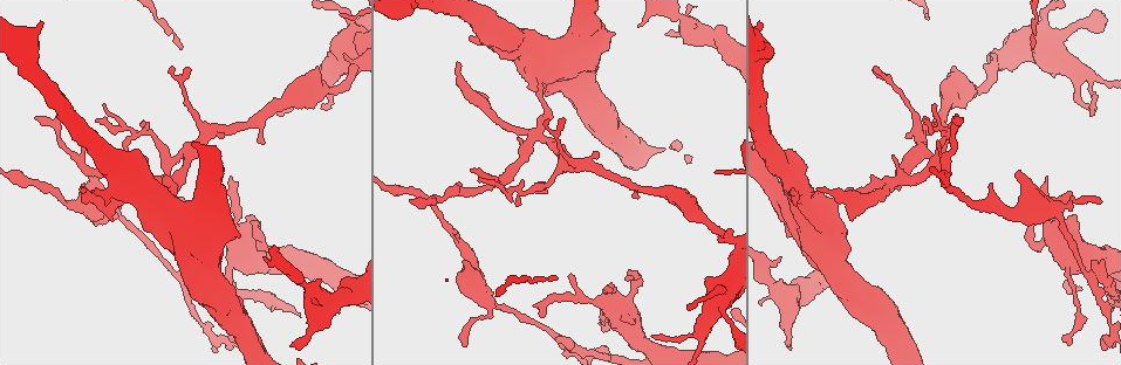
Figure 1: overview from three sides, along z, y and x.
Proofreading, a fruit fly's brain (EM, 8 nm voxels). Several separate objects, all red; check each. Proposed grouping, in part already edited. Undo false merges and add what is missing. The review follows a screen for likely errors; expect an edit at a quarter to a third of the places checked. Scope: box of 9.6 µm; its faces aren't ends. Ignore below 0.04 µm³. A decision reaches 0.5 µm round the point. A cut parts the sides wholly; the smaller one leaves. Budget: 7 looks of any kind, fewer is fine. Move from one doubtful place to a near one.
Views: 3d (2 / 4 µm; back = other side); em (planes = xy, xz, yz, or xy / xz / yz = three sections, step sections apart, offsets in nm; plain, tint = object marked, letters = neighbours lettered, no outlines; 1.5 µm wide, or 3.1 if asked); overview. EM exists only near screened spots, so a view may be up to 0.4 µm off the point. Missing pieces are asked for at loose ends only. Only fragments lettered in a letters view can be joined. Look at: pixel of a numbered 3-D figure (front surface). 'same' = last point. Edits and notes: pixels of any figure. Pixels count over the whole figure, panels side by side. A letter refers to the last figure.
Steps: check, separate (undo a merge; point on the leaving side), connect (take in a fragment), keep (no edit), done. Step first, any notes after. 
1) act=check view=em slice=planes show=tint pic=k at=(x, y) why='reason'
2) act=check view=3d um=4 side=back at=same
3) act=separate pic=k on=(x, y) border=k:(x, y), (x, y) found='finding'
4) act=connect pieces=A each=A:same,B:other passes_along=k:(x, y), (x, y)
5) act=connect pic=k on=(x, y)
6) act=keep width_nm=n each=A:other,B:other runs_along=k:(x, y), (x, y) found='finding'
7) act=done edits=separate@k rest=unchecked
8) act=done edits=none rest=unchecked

act=check view=3d um=4 pic=1 at=(1016, 172) why='an open end'

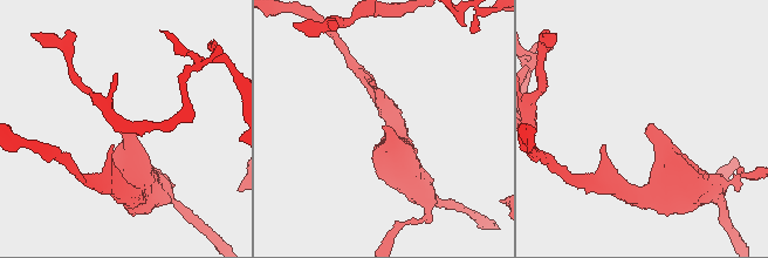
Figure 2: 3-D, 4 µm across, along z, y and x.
act=check view=em slice=xz step=8 show=tint pic=2 at=(385, 125) why='now the EM'

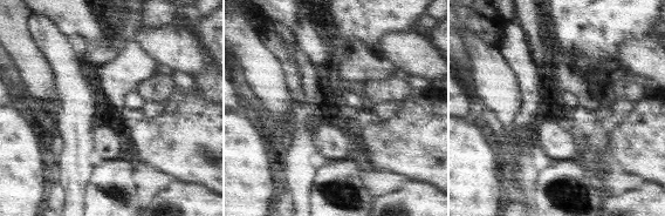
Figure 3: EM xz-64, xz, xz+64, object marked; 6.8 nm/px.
act=check view=em slice=planes show=letters at=same why='cut it another way'

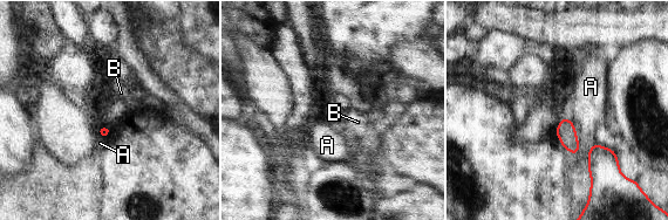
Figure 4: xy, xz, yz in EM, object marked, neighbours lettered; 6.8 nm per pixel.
act=keep each=A:other,B:other border=4:(595, 143), (588, 151), (584, 207) found='no lettered fragment goes on from it'

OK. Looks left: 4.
act=check view=em slice=planes show=letters pic=1 at=(545, 314) why='branch stops here'

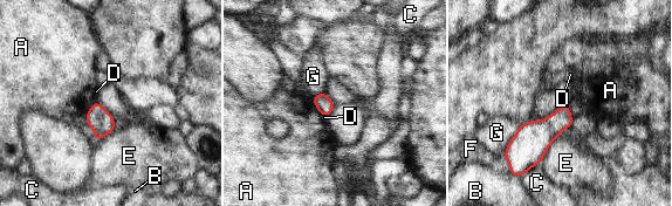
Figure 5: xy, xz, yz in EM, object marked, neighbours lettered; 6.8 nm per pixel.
act=keep width_nm=110 each=A:other,B:other,C:other,D:other,E:other,F:other,G:other border=5:(561, 134), (552, 142), (540, 162) found='no lettered fragment goes on from it'

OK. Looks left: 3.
act=check view=em slice=planes show=letters pic=1 at=(142, 126) why='branch stops here'

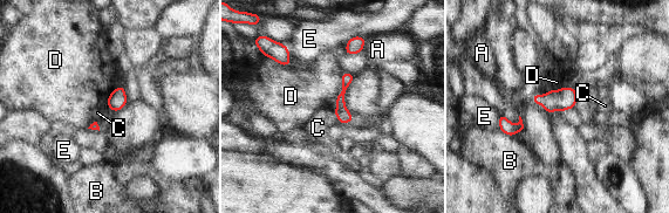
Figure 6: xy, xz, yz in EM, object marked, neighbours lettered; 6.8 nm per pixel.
act=separate pic=6 on=(520, 126) width_nm=100 longest_contact=D:220nm each=A:other,B:other,C:other,D:other,E:other found='a second neuron is stuck on'

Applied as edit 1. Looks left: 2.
act=done edits=separate@6 rest=unchecked

